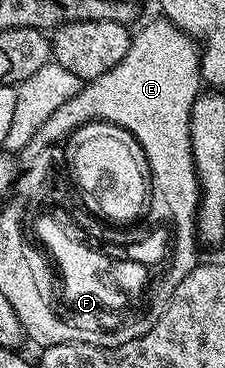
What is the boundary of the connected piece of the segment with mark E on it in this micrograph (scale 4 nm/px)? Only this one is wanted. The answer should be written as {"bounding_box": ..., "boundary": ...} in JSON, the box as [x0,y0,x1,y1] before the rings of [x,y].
{"bounding_box":[61,21,201,247],"boundary":[[[166,21],[151,23],[138,32],[134,32],[129,49],[113,69],[97,79],[84,84],[77,94],[61,105],[65,113],[83,111],[90,121],[105,121],[125,128],[140,143],[144,157],[155,167],[155,199],[163,199],[169,213],[179,227],[178,247],[191,247],[197,242],[195,233],[195,215],[199,212],[199,178],[195,172],[195,162],[191,152],[189,137],[189,117],[195,104],[195,98],[201,94],[201,76],[199,74],[200,48],[196,40],[181,28]]]}

